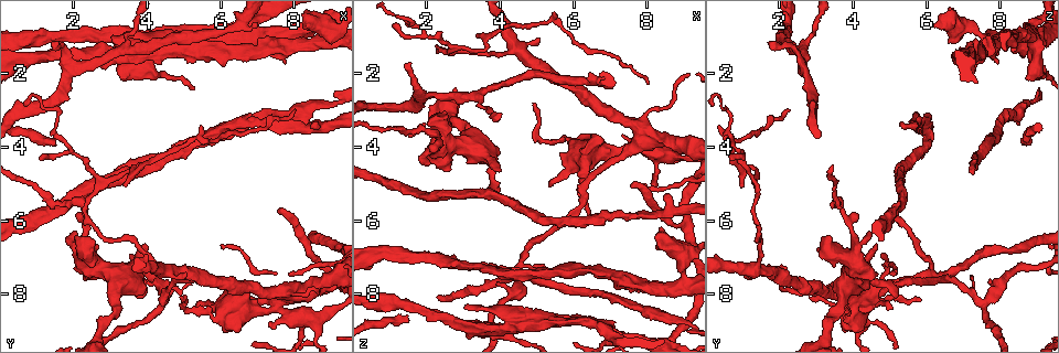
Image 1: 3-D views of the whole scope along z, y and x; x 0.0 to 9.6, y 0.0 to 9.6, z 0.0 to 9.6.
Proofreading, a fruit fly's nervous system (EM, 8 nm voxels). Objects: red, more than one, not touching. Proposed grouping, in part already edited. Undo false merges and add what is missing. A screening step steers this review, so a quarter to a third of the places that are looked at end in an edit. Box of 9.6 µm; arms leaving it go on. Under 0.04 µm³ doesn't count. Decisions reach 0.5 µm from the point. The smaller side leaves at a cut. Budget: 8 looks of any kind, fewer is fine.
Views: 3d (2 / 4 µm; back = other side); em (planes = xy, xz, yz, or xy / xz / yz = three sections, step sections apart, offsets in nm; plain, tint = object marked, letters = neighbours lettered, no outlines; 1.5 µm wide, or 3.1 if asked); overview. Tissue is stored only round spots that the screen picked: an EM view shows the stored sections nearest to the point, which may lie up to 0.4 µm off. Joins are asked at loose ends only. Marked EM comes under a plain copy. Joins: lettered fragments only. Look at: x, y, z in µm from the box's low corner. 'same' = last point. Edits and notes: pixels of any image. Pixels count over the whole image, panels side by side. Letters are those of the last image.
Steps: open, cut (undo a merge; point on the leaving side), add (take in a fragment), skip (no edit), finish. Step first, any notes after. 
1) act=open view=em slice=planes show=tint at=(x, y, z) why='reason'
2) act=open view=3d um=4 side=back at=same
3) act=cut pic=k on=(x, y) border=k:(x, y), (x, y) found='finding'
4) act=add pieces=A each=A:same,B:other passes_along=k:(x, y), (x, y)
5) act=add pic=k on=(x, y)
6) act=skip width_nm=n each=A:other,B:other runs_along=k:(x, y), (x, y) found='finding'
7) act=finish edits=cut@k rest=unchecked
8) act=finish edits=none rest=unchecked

act=open view=em slice=planes show=letters at=(4.00, 6.65, 4.60) why='an open end'

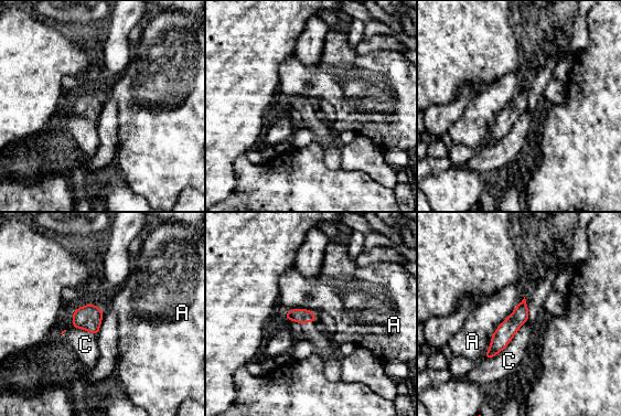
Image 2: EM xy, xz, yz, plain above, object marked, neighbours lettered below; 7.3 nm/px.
act=skip longest_contact=A:550nm each=A:other,C:other border=2:(524, 296), (496, 328), (483, 358) found='no lettered fragment goes on from it'

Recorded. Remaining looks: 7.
act=open view=em slice=xy step=4 show=tint at=(3.15, 4.65, 7.25) why='long arm stops here'

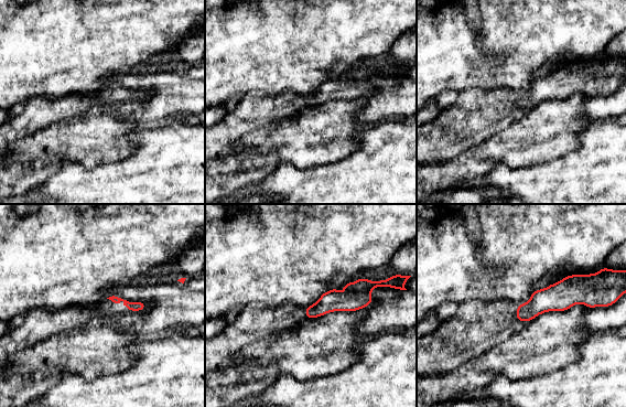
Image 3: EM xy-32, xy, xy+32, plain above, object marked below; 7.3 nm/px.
act=open view=em slice=planes show=letters at=same

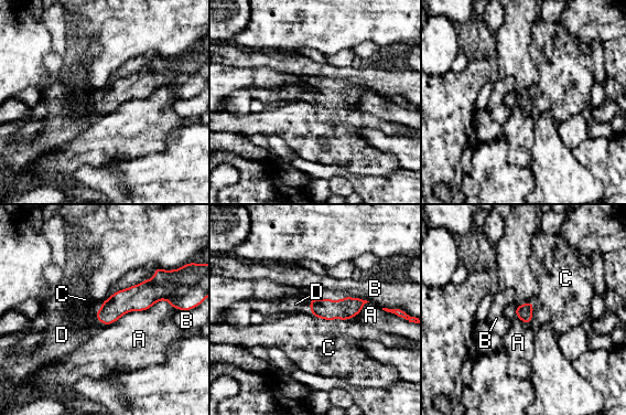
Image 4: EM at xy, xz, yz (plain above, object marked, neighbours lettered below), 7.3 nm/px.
act=add pieces=D each=A:other,B:other,C:other,D:same passes_along=4:(125, 300), (97, 318), (67, 334) found='it goes on there'

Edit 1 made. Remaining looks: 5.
act=open view=em slice=planes show=letters at=(6.55, 0.85, 8.85) why='three arms meet'

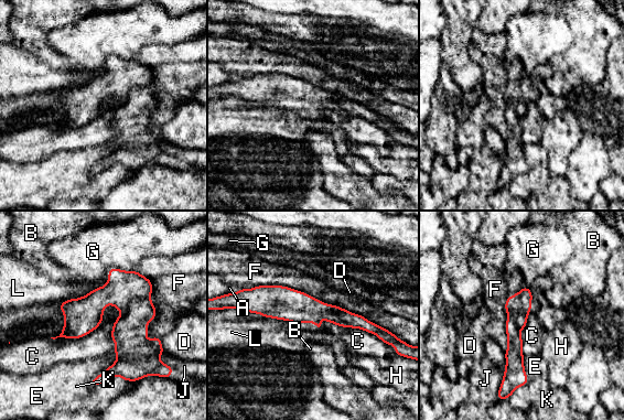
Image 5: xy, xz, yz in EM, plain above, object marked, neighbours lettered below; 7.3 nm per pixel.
act=cut pic=5 on=(129, 332) width_nm=180 longest_contact=F:1050nm each=A:other,B:other,C:other,D:other,E:other,F:other,G:other,H:other,J:other,K:other,L:other found='two cells meet here'

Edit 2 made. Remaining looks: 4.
act=finish edits=add@4,cut@5 rest=unchecked

